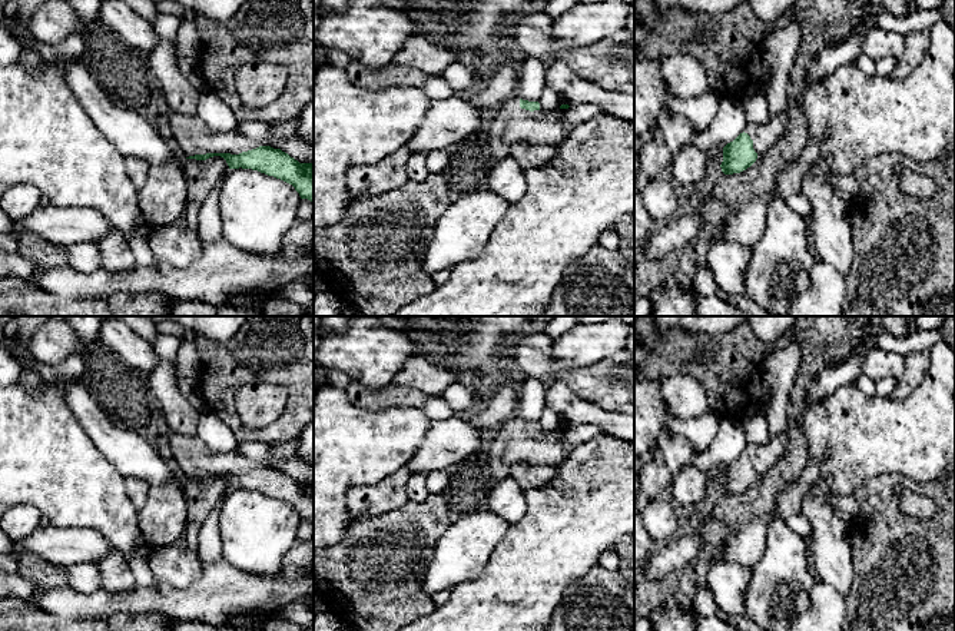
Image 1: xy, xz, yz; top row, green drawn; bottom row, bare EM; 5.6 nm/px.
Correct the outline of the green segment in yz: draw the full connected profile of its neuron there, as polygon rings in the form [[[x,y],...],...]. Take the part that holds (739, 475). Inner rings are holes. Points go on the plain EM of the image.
[[[786,434],[770,435],[763,445],[746,444],[745,451],[723,468],[722,492],[733,495],[750,488],[780,459],[786,444]]]

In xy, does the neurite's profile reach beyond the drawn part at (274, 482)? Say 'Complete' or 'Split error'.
Split error

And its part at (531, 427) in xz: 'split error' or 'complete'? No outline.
split error

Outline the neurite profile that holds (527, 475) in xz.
[[[518,462],[511,466],[510,476],[525,491],[540,488],[553,481],[556,468],[548,465],[534,465]]]

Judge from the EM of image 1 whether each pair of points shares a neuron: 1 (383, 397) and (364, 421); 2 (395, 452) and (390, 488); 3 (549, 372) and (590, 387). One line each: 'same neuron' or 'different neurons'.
1: different neurons
2: different neurons
3: same neuron

